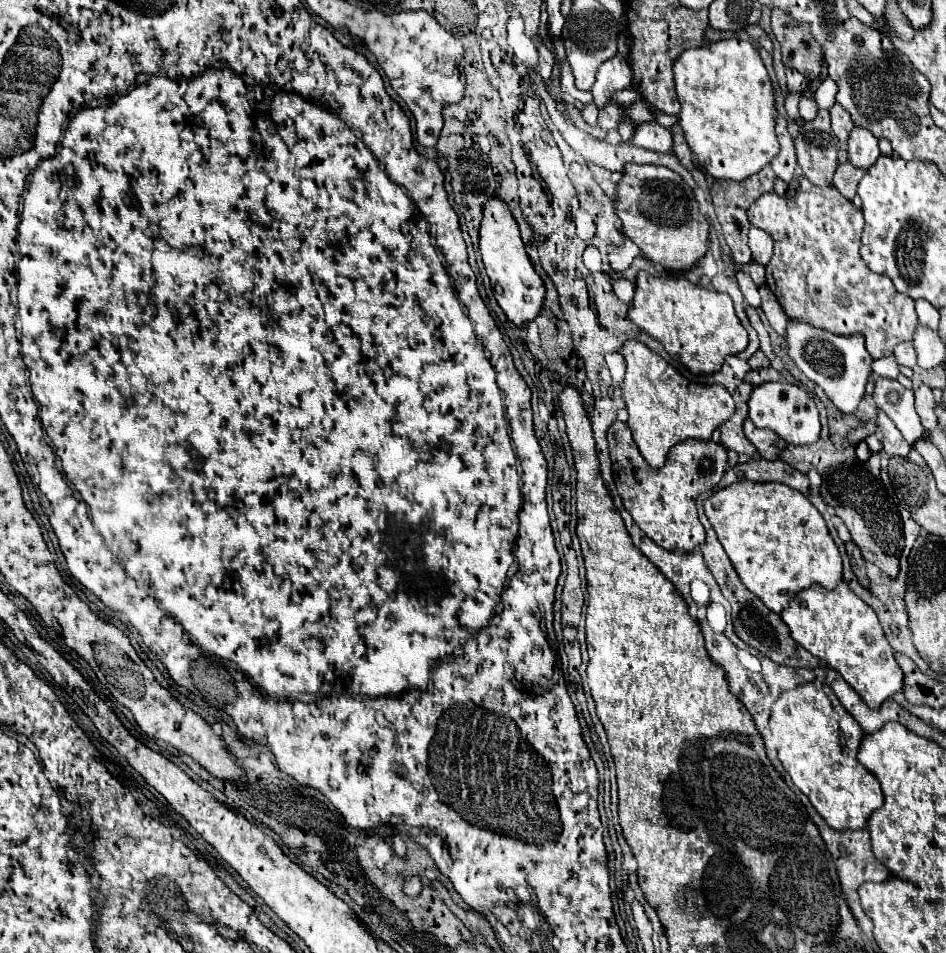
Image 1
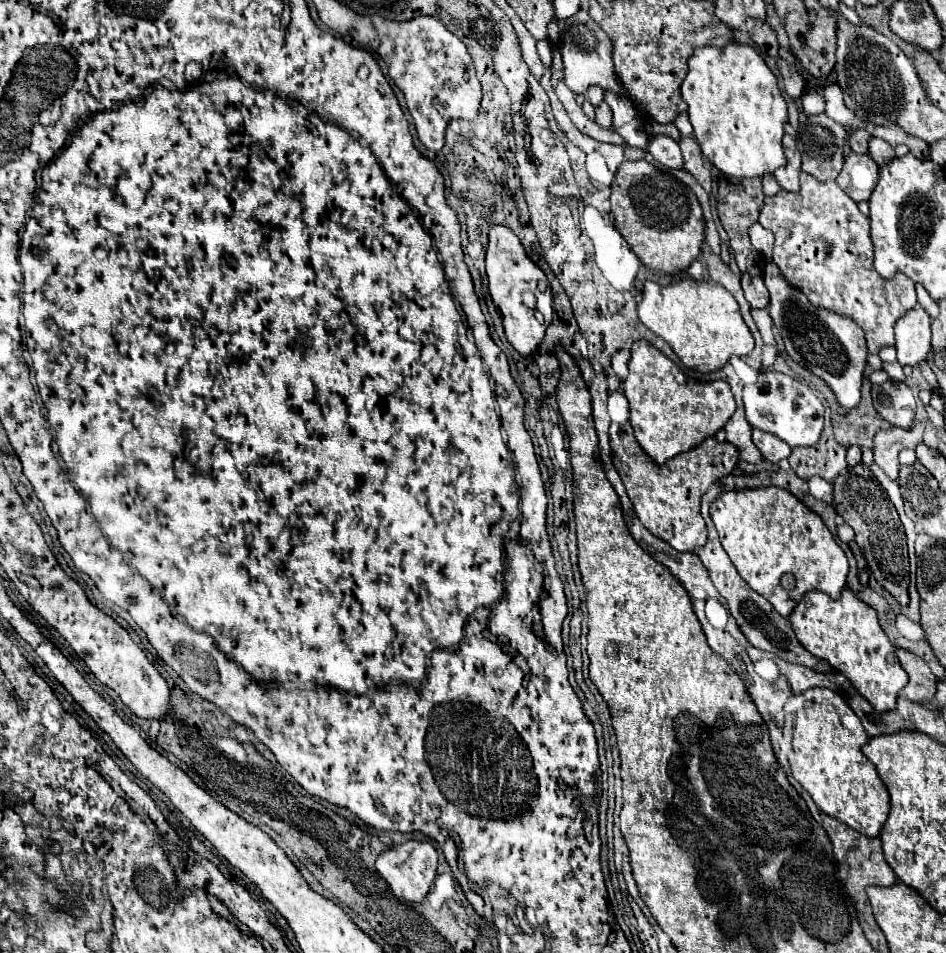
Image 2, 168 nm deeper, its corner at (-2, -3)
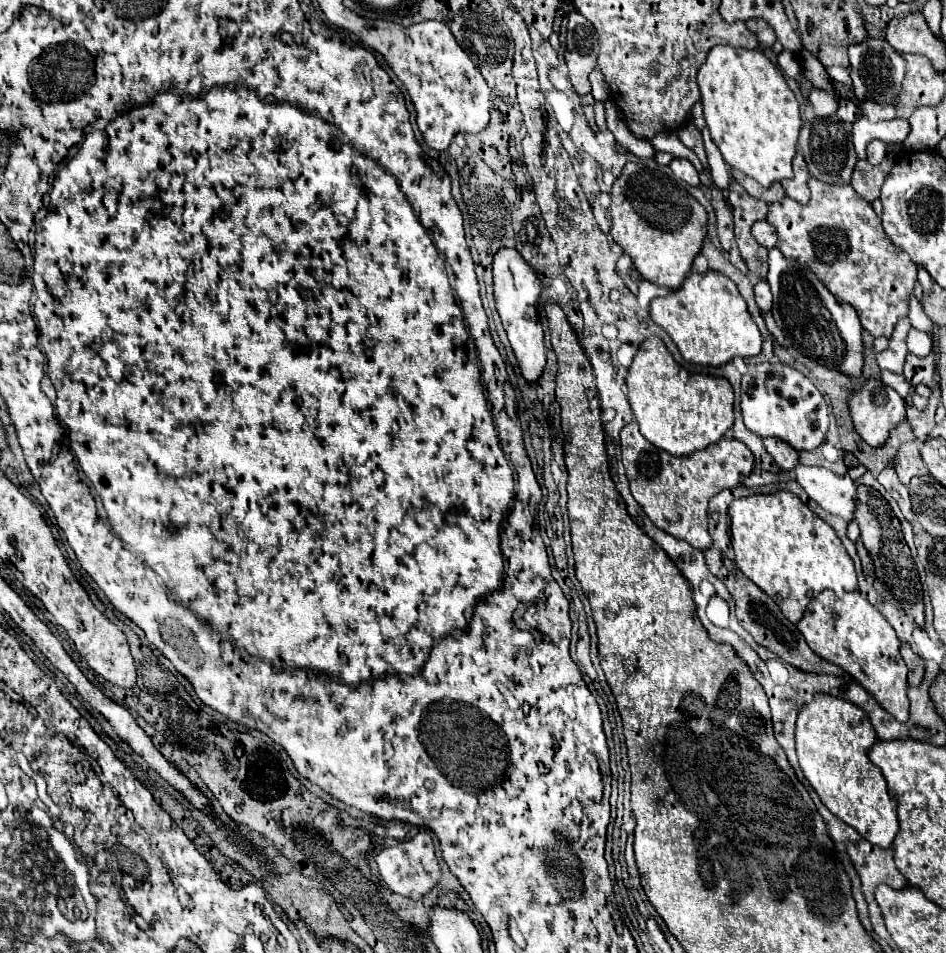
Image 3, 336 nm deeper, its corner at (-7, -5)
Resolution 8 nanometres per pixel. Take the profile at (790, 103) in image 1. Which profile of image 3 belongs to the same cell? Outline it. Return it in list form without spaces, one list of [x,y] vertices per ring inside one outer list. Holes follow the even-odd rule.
[[[783,50],[777,56],[777,62],[779,62],[779,68],[783,70],[785,76],[789,76],[789,78],[799,78],[801,76],[801,64],[799,64],[799,58],[795,54]]]

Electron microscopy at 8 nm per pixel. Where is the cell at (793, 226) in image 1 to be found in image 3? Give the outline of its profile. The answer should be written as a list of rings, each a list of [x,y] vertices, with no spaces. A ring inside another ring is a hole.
[[[811,178],[809,188],[811,200],[807,204],[785,198],[769,208],[767,222],[773,224],[779,234],[777,248],[783,256],[819,272],[827,288],[857,310],[863,328],[869,330],[873,338],[891,338],[897,320],[907,316],[917,266],[907,252],[893,246],[885,236],[881,218],[851,186],[833,186]]]

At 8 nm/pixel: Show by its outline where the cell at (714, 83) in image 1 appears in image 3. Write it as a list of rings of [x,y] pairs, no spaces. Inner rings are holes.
[[[715,46],[711,48],[705,64],[697,74],[697,82],[701,88],[701,102],[707,120],[707,128],[713,136],[713,142],[719,146],[727,164],[743,174],[755,178],[761,186],[771,186],[773,182],[781,182],[793,176],[791,160],[797,152],[797,138],[801,130],[801,114],[799,102],[793,90],[787,86],[783,72],[759,50],[743,50],[731,46]]]

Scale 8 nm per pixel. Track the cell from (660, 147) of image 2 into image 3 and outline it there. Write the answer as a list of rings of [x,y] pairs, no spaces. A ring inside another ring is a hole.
[[[673,158],[673,162],[669,164],[673,174],[681,180],[685,180],[689,186],[701,186],[701,180],[699,180],[699,172],[695,170],[695,166],[685,160],[685,158]]]

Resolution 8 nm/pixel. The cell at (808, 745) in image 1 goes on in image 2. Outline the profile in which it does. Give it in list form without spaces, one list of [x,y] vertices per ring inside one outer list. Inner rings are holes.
[[[828,688],[806,690],[790,704],[784,738],[792,776],[812,796],[816,806],[866,836],[878,836],[890,810],[888,790],[876,774],[874,764],[860,750],[868,736],[852,708]]]

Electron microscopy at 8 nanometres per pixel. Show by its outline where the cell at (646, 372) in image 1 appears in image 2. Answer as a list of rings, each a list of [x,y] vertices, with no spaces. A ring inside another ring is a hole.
[[[638,340],[632,346],[632,358],[628,362],[630,374],[626,376],[626,398],[630,402],[630,424],[634,428],[636,440],[642,446],[642,450],[658,464],[664,464],[668,458],[674,458],[680,452],[692,450],[702,440],[714,436],[718,430],[724,428],[724,424],[734,414],[734,396],[730,392],[730,386],[726,382],[698,382],[688,378],[672,360],[668,360],[660,350],[656,350],[650,342]]]

